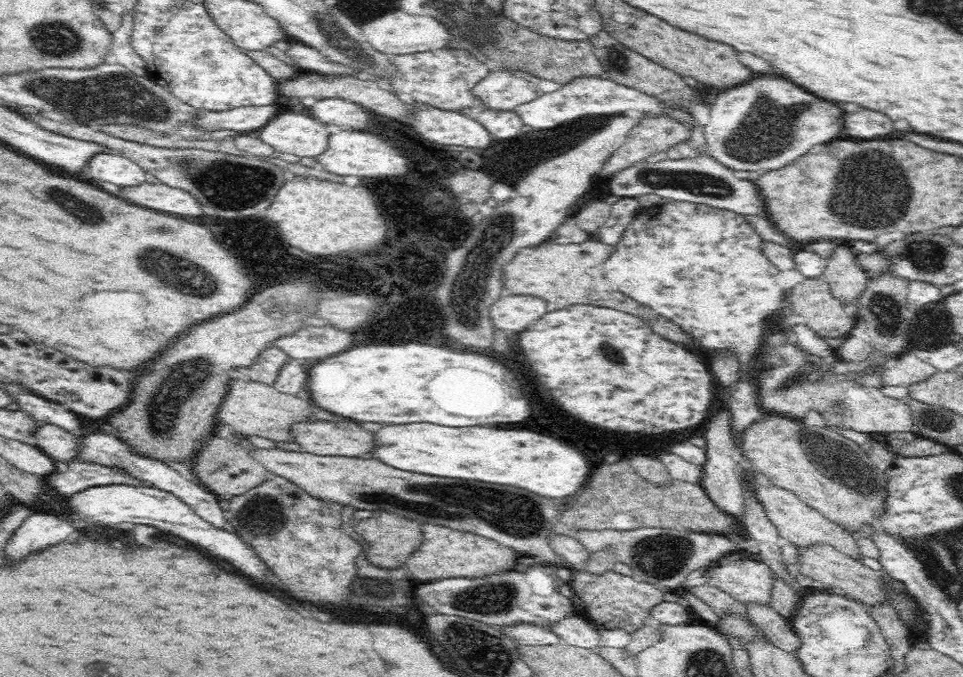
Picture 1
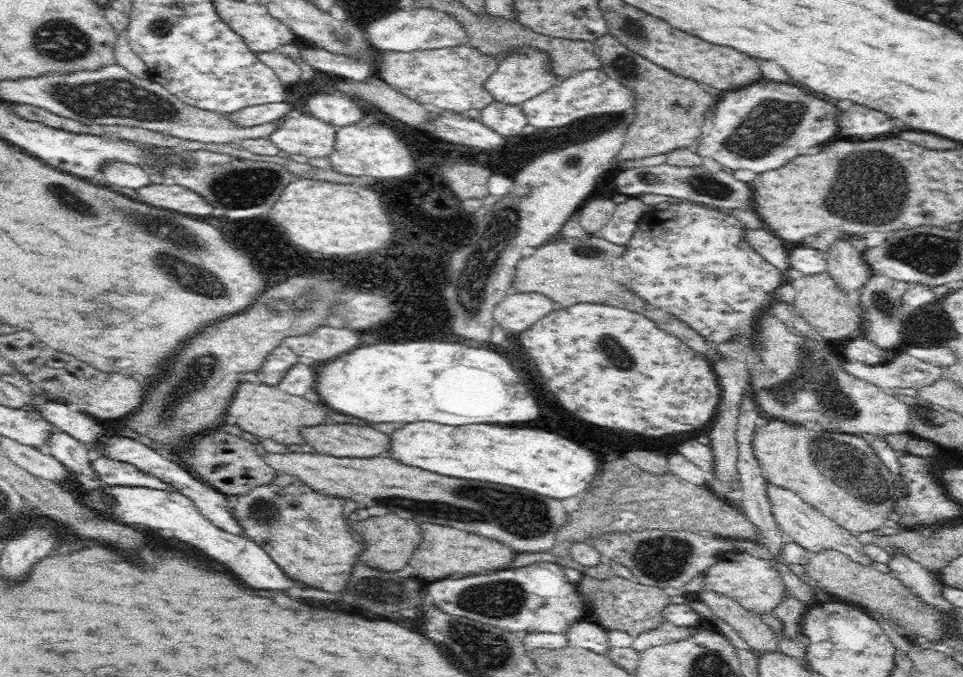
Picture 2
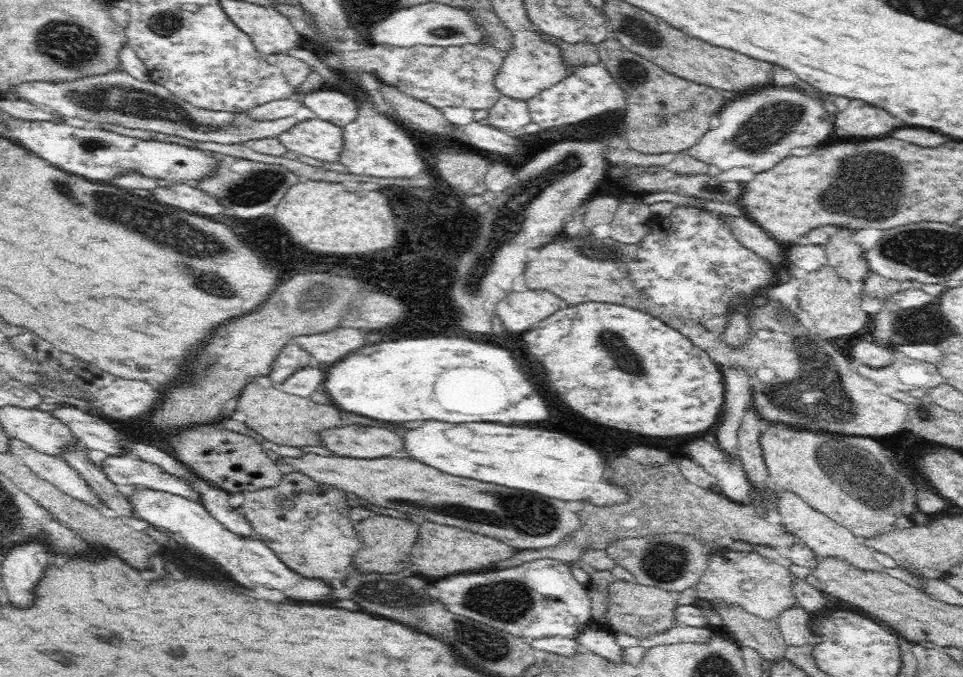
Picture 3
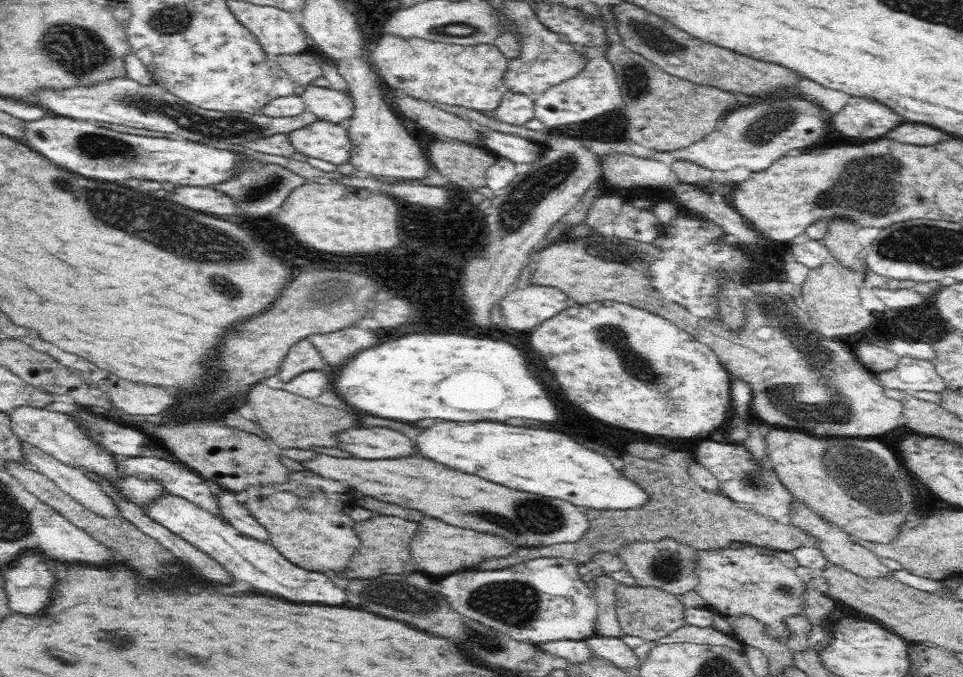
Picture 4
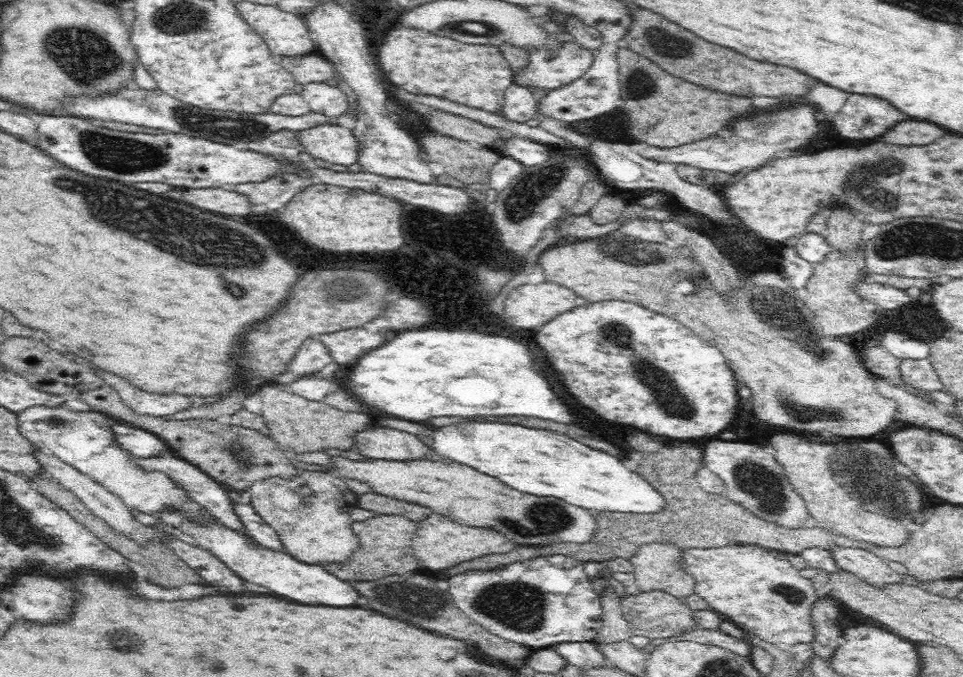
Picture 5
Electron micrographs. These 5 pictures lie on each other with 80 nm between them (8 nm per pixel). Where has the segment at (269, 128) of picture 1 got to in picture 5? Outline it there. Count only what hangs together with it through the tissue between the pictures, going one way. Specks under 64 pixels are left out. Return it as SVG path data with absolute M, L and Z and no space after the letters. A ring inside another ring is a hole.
M318 124L297 132L297 142L306 154L332 164L350 166L356 160L356 139L352 130L336 124Z

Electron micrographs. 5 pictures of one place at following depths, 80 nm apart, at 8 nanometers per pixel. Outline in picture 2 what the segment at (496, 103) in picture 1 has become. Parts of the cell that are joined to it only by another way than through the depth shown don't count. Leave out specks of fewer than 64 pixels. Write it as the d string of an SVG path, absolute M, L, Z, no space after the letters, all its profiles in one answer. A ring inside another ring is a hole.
M528 48L528 50L516 50L512 55L500 61L494 74L484 82L484 89L488 91L493 102L517 106L521 102L547 92L555 80L557 78L548 73L548 59L542 53L538 53L538 50Z

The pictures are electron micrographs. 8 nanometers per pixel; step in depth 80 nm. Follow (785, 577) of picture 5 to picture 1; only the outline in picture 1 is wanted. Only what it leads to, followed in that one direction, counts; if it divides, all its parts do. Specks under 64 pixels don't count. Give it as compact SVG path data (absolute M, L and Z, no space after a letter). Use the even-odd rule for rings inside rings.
M734 552L729 555L724 555L710 568L710 584L720 587L724 592L730 594L735 600L742 604L746 602L760 602L761 604L770 605L770 591L772 571L769 570L763 563L749 560L742 552Z

